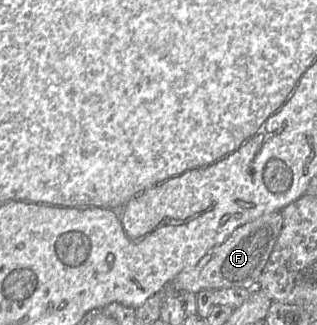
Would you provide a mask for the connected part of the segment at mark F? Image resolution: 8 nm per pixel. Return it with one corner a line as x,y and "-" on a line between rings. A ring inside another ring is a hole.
273,211
236,228
220,245
206,253
194,267
180,272
170,283
175,291
197,294
202,290
257,287
283,226
281,211

